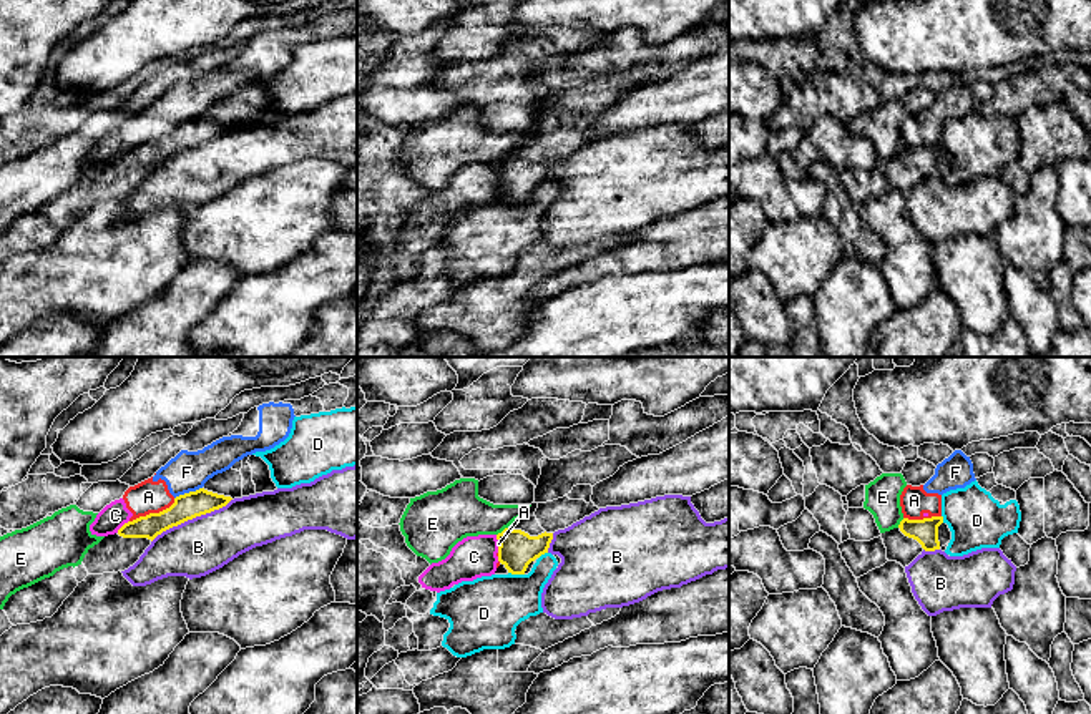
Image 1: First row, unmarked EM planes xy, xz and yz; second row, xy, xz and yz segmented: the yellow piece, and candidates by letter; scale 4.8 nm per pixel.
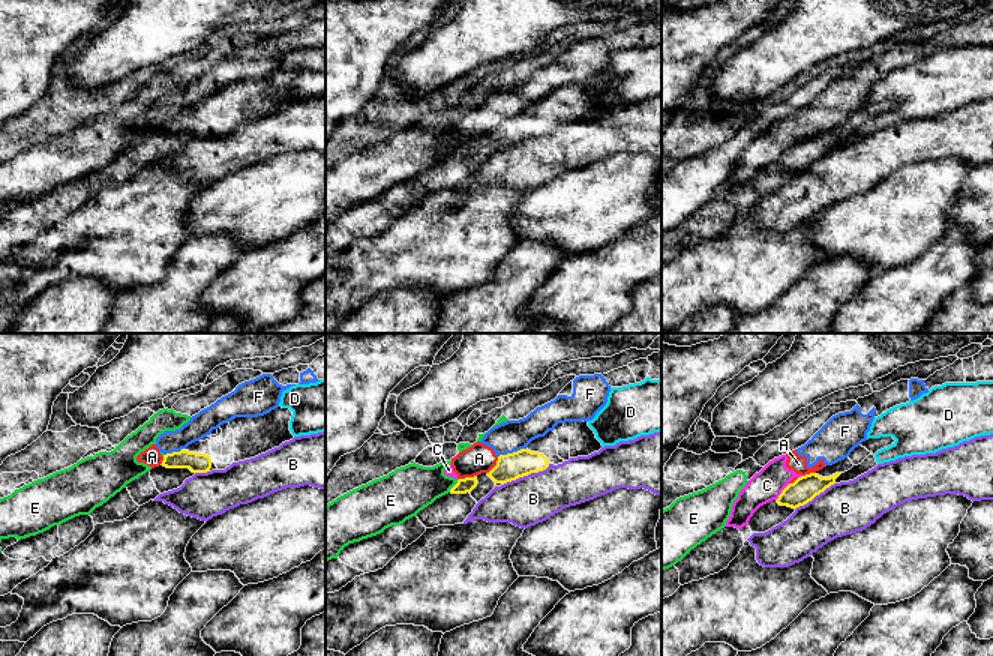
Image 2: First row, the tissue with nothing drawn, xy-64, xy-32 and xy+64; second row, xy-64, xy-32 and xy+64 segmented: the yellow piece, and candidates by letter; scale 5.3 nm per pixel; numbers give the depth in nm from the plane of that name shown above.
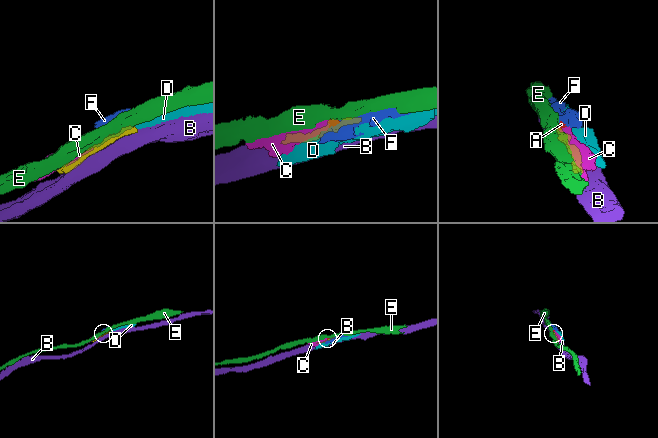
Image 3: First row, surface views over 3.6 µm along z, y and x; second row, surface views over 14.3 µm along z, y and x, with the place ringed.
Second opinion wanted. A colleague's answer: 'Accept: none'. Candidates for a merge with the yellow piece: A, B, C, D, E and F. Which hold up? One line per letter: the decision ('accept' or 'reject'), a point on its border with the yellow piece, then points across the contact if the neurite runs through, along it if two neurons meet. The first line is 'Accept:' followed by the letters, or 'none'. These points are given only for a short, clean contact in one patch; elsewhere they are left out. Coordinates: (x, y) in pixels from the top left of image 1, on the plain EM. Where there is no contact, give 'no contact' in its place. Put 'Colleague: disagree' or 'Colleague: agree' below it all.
Accept: none
A: reject; meets yellow in xy at (153, 141); border along xy (175, 127), (168, 135), (140, 143), (130, 150)
B: reject; meets yellow in xy at (191, 146)
C: reject; meets yellow in xy at (122, 155)
D: reject; meets yellow in xz at (517, 201)
E: reject; meets yellow in xz at (503, 158)
F: reject; meets yellow in xy at (190, 120); border along xy (201, 115), (180, 122), (175, 127)
Colleague: agree

